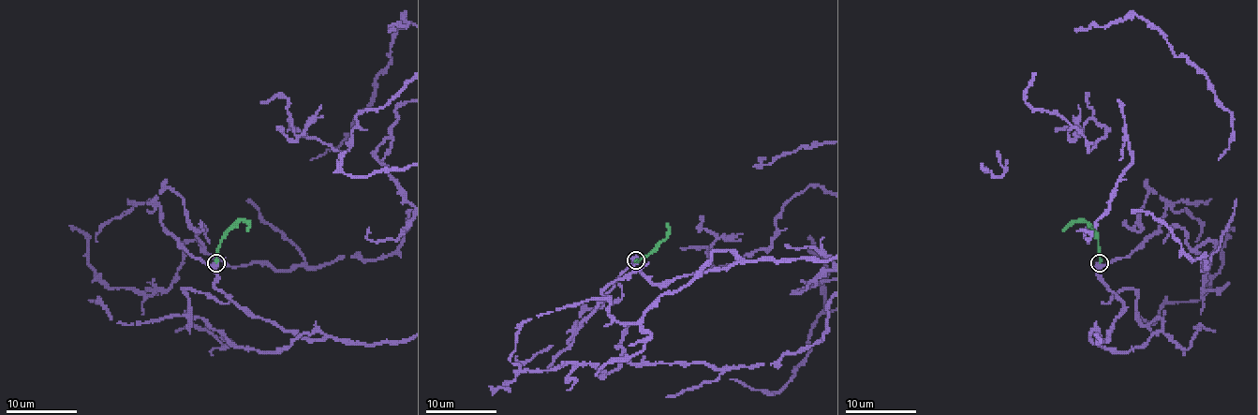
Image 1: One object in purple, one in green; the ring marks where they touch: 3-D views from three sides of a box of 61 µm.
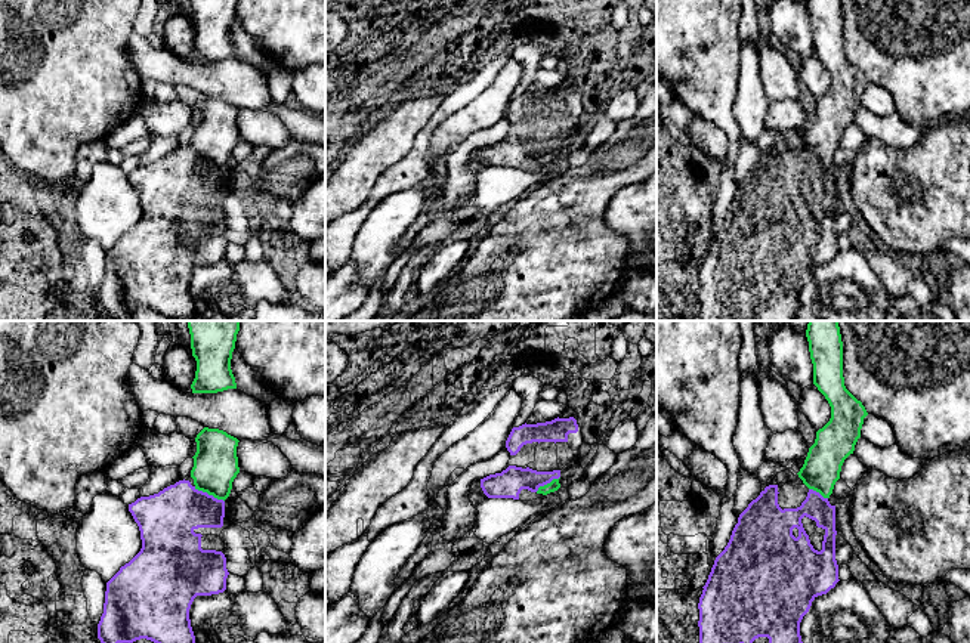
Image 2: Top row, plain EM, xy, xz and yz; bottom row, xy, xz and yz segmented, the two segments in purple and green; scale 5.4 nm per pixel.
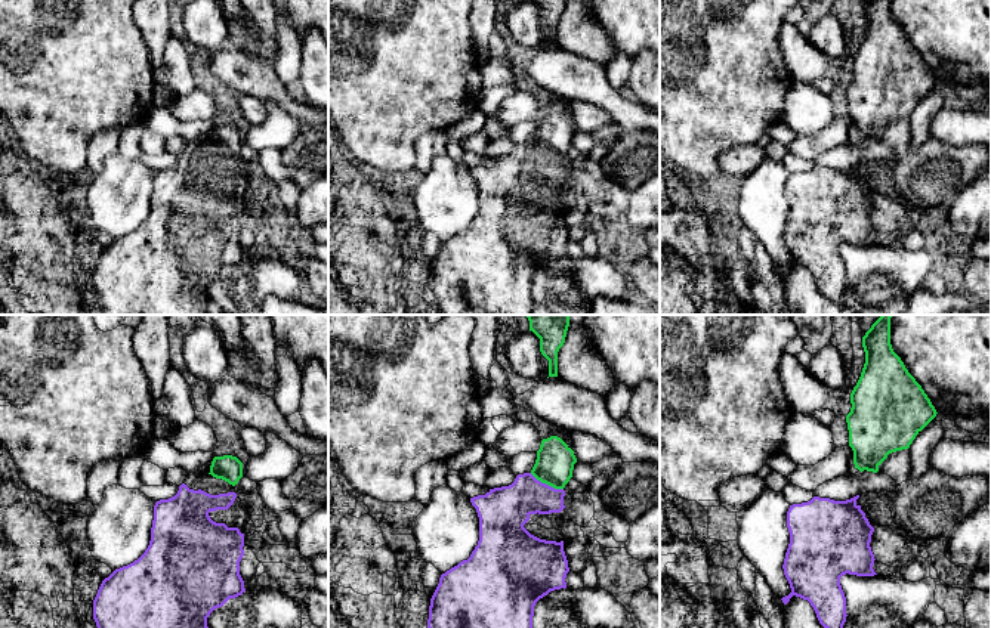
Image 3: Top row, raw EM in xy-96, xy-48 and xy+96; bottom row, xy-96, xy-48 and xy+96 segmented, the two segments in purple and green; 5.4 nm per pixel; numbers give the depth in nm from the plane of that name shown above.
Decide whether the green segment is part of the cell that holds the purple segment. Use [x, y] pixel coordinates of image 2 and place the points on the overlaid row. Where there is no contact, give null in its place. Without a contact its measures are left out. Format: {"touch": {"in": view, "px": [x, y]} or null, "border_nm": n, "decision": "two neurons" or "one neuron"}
{"touch": {"in": "xy", "px": [207, 494]}, "border_nm": 190, "decision": "one neuron"}

